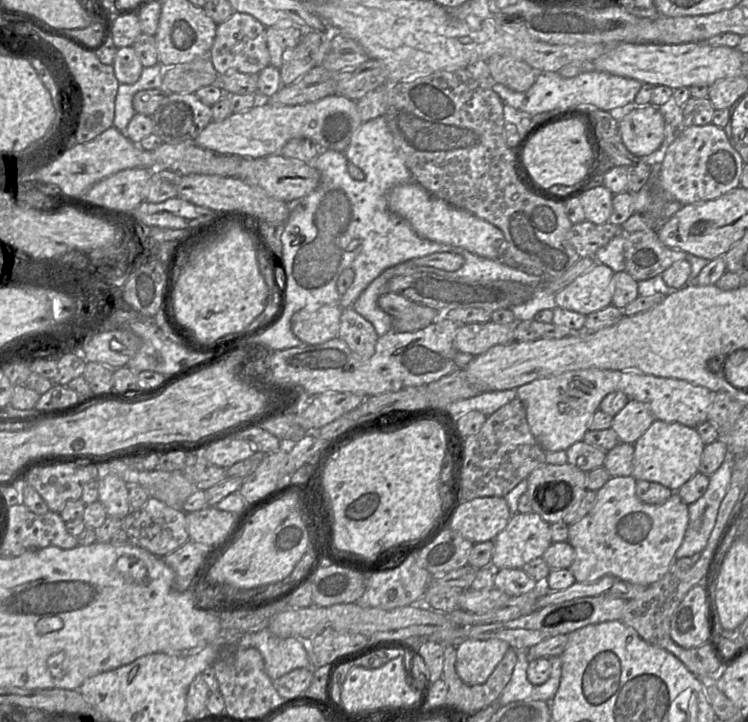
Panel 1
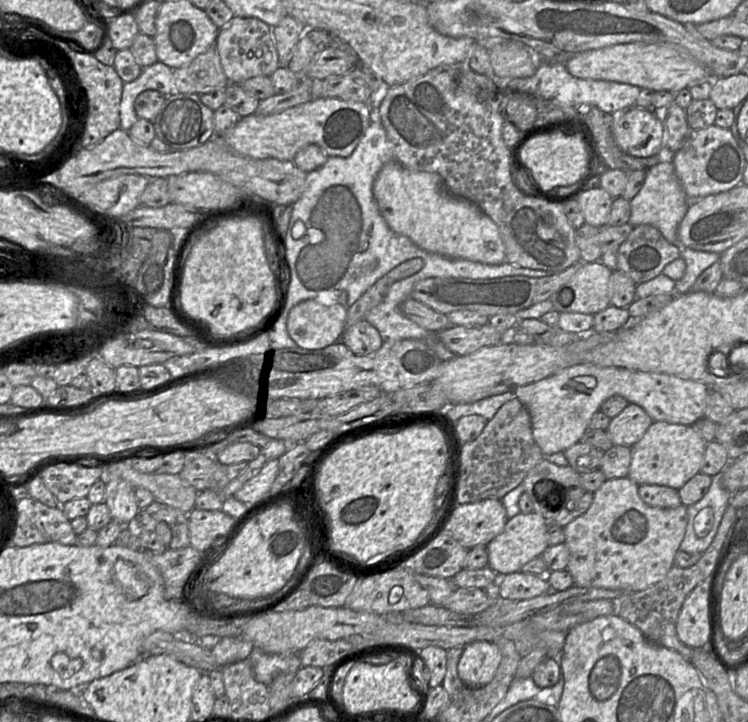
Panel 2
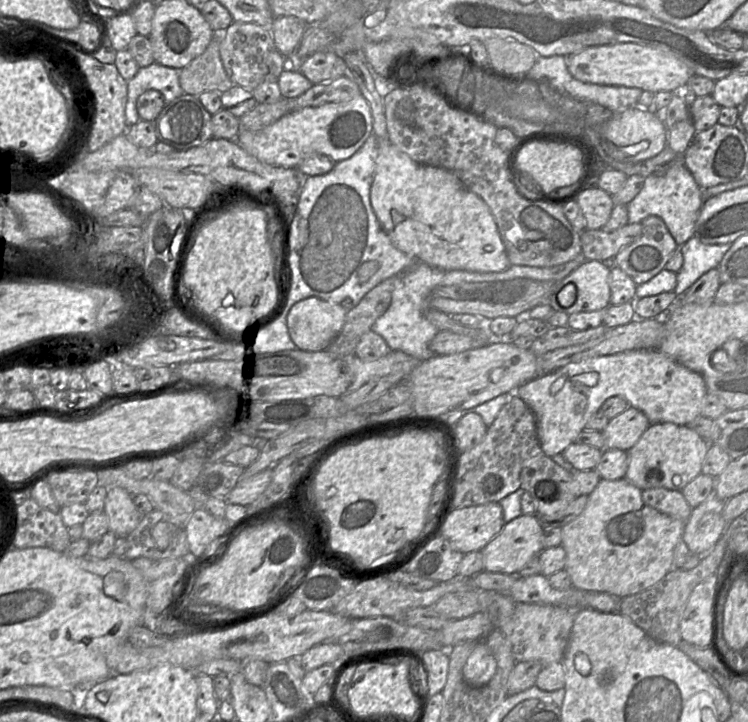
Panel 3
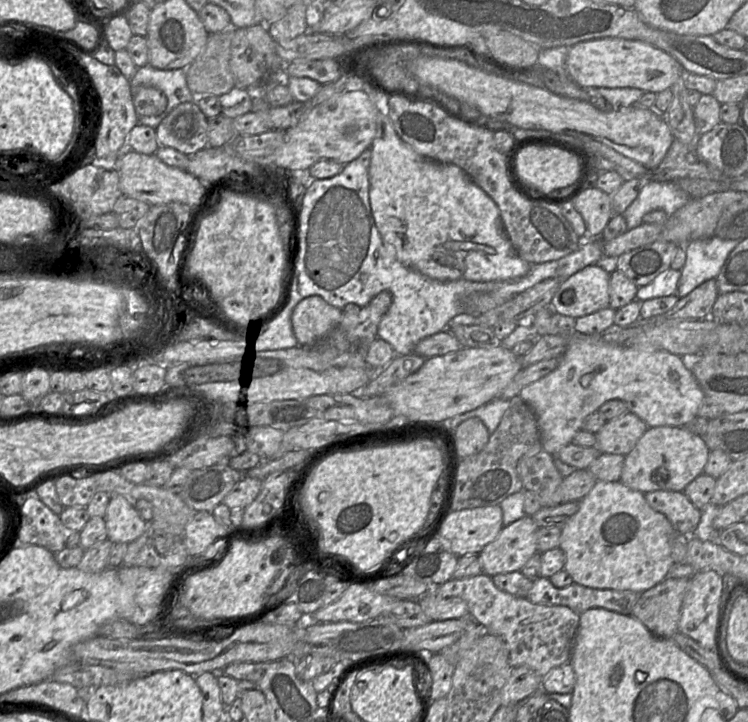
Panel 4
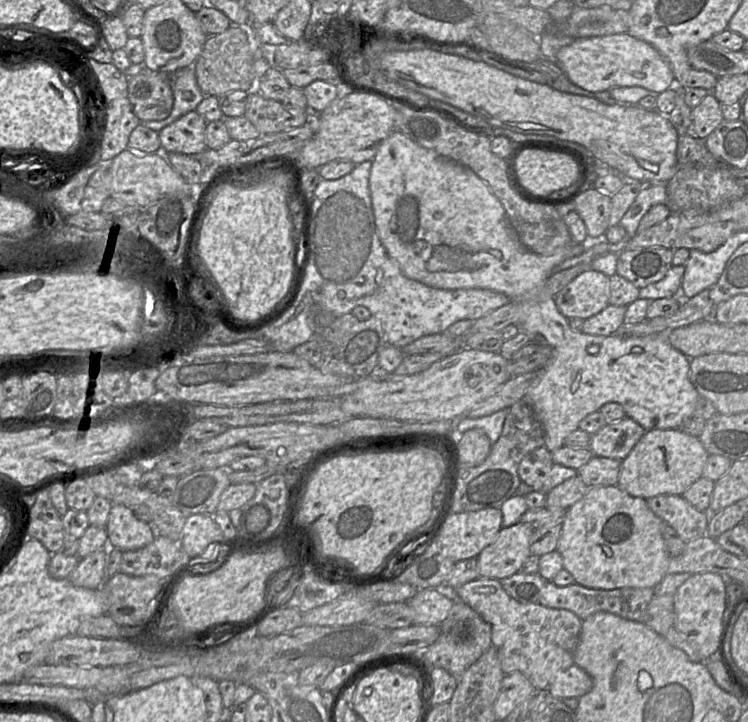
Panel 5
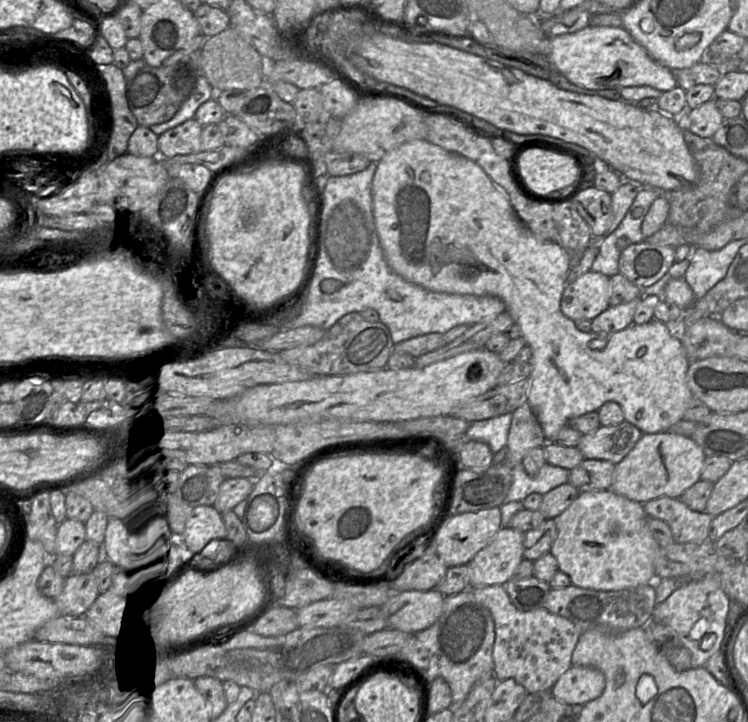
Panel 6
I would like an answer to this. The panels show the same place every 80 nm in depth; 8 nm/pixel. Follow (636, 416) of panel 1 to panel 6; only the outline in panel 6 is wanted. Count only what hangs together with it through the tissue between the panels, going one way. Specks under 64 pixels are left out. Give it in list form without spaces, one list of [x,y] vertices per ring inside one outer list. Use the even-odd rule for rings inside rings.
[[[624,420],[616,425],[601,425],[596,431],[582,435],[576,447],[584,459],[607,460],[616,465],[642,435],[641,430]]]

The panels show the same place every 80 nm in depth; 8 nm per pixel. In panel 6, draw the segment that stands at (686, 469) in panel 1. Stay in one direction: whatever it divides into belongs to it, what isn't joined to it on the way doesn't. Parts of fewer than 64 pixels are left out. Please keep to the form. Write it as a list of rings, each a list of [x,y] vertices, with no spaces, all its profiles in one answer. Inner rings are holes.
[[[669,430],[643,434],[629,453],[615,466],[611,489],[644,504],[659,497],[679,498],[701,479],[706,455],[692,439]]]

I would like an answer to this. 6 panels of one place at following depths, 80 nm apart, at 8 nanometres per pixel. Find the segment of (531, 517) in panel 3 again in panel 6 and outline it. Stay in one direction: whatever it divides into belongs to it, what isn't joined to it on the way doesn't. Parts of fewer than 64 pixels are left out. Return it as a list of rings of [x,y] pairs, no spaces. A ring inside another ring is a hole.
[[[501,527],[486,547],[481,549],[468,564],[471,569],[471,588],[502,585],[509,581],[524,559],[522,531],[512,527]]]

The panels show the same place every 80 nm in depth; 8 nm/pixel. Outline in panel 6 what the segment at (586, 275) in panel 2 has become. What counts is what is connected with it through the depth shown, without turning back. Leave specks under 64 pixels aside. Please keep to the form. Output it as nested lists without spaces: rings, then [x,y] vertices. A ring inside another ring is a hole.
[[[590,270],[566,284],[560,306],[562,313],[573,321],[592,320],[610,306],[609,300],[609,277]]]

